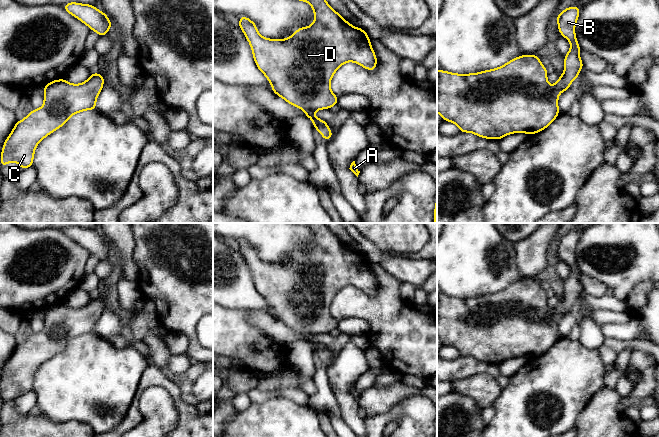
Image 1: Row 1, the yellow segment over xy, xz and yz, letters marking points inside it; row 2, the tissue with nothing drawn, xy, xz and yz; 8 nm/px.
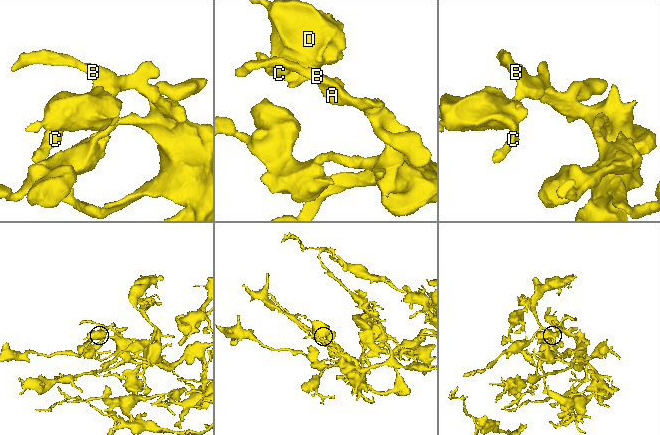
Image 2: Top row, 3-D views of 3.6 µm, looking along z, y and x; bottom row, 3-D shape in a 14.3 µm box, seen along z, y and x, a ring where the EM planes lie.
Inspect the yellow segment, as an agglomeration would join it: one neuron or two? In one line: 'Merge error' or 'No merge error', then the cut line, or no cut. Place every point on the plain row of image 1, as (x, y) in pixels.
No merge error. No split

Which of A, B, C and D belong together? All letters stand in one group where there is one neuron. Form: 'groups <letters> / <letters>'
groups A B C D

